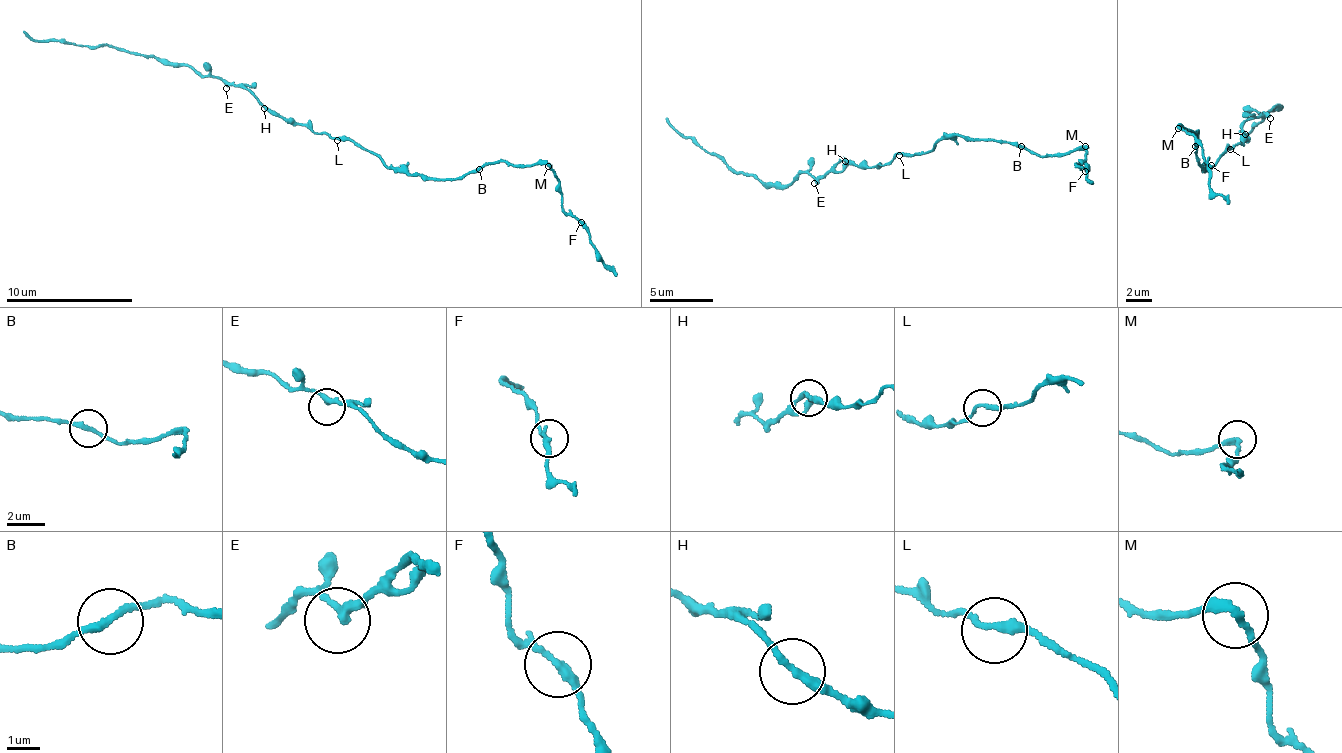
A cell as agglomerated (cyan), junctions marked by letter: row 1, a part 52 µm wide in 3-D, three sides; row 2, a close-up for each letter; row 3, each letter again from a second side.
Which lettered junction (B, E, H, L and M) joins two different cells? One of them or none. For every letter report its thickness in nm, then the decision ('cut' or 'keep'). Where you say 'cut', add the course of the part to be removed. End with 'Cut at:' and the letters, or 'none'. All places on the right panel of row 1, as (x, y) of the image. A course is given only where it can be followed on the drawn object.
B: calibre 220 nm; keep
E: calibre 260 nm; keep
H: calibre 220 nm; keep
L: calibre 240 nm; keep
M: calibre 240 nm; cut; course (1179, 129), (1196, 138), (1210, 186), (1227, 202)
Cut at: M

